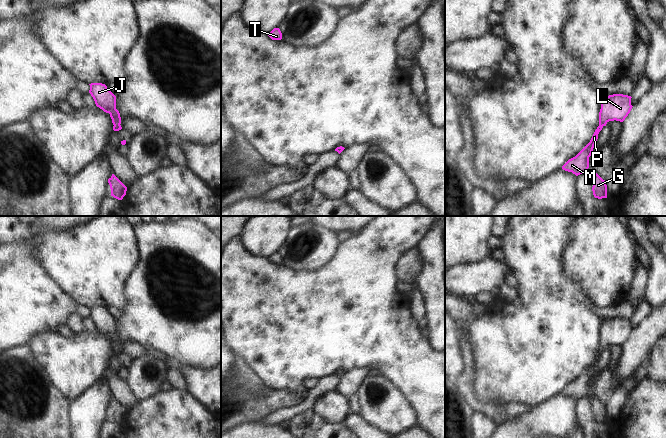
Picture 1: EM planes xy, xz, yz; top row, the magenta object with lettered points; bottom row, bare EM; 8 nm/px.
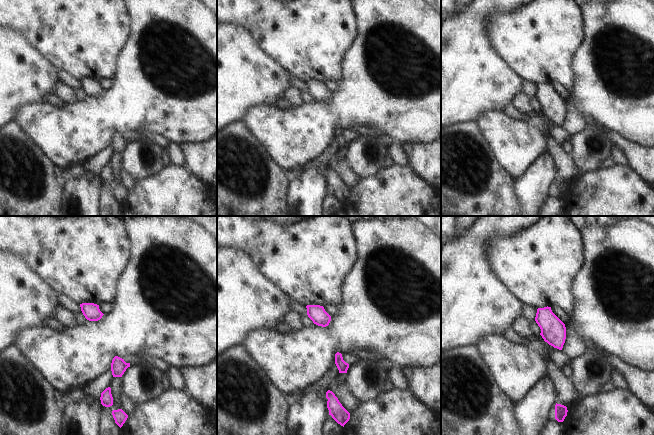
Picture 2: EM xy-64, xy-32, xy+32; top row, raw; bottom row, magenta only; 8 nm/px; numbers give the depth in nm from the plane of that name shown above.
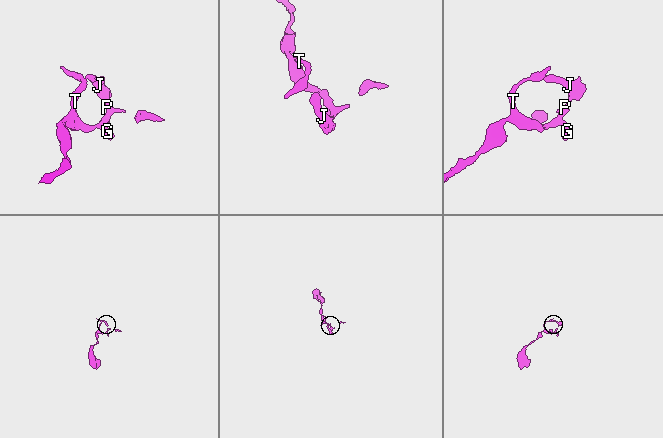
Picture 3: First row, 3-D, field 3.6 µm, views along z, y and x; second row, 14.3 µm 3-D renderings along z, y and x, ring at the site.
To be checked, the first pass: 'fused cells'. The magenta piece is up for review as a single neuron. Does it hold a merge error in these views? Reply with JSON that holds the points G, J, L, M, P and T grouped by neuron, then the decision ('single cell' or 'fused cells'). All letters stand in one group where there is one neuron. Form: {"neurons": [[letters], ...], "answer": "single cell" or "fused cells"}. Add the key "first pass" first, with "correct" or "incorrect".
{"first pass": "incorrect", "neurons": [["G", "J", "L", "M", "P", "T"]], "answer": "single cell"}

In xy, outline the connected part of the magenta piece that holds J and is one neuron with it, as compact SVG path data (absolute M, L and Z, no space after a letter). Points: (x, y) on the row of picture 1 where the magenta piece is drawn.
M91 83L89 93L93 97L97 107L109 113L113 123L113 130L119 131L121 127L121 117L116 109L116 96L102 83Z

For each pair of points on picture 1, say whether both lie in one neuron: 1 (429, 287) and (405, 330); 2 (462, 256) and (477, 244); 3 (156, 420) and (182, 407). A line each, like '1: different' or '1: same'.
1: different
2: same
3: same

